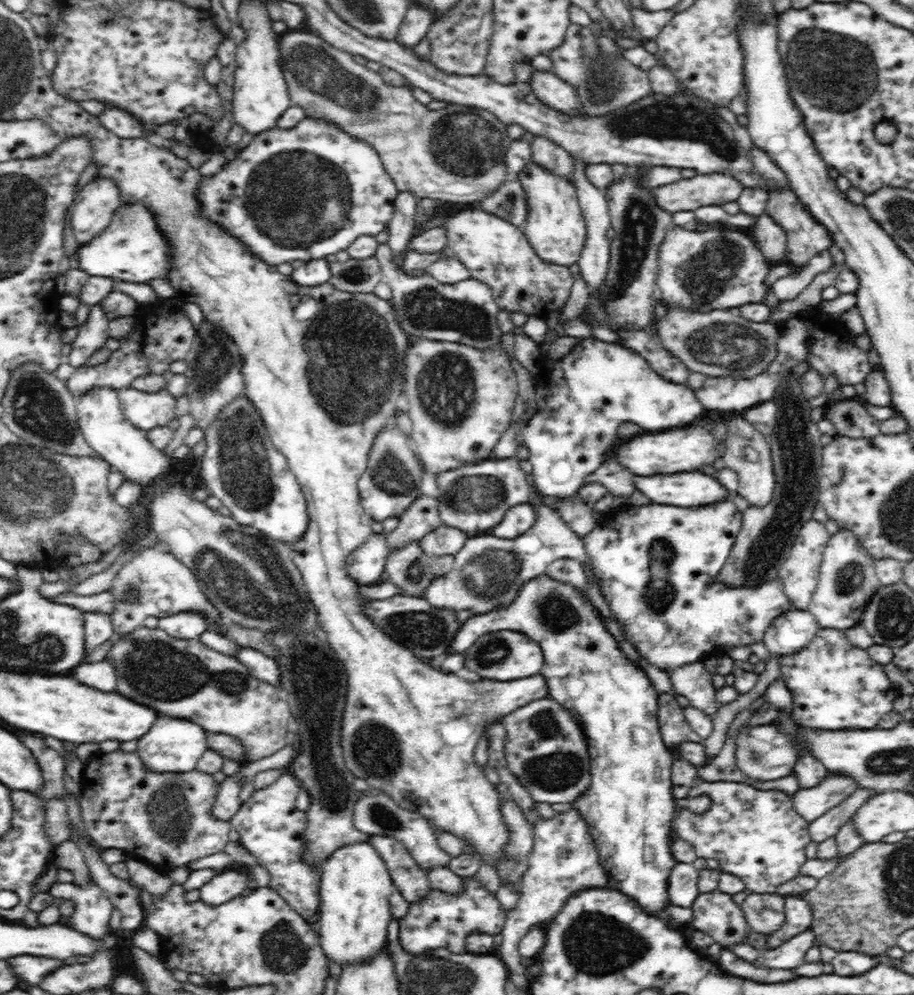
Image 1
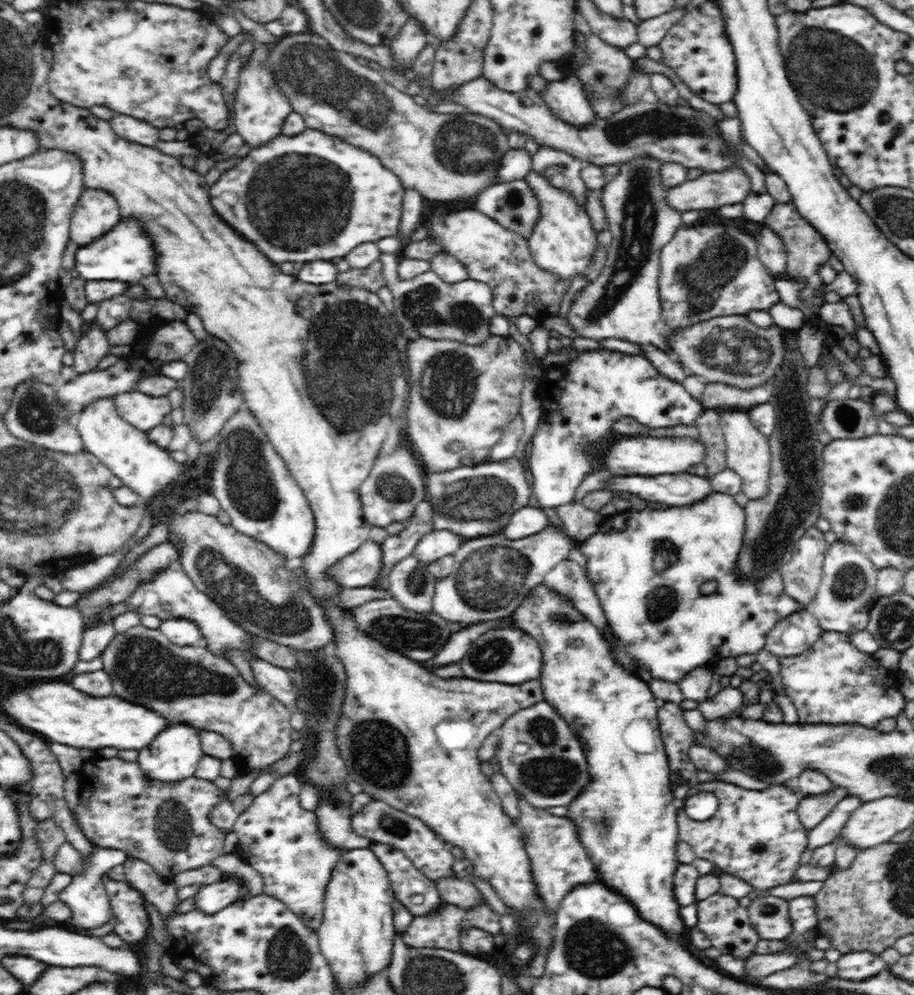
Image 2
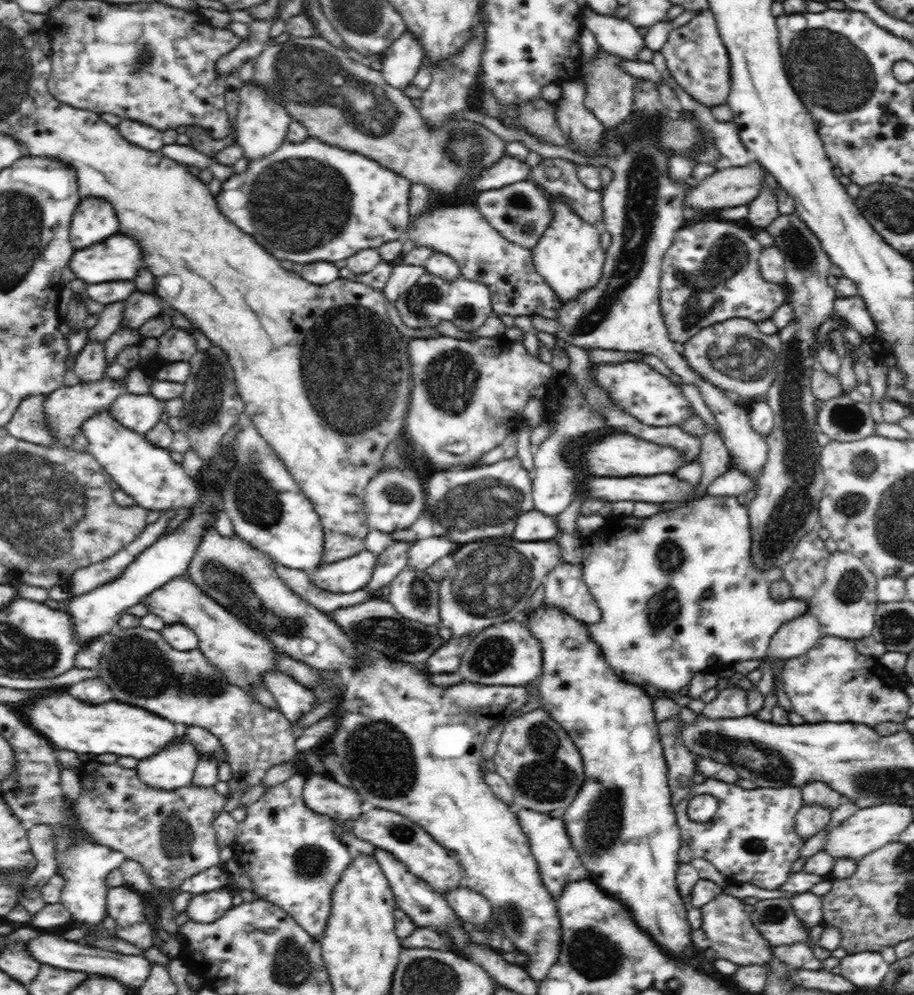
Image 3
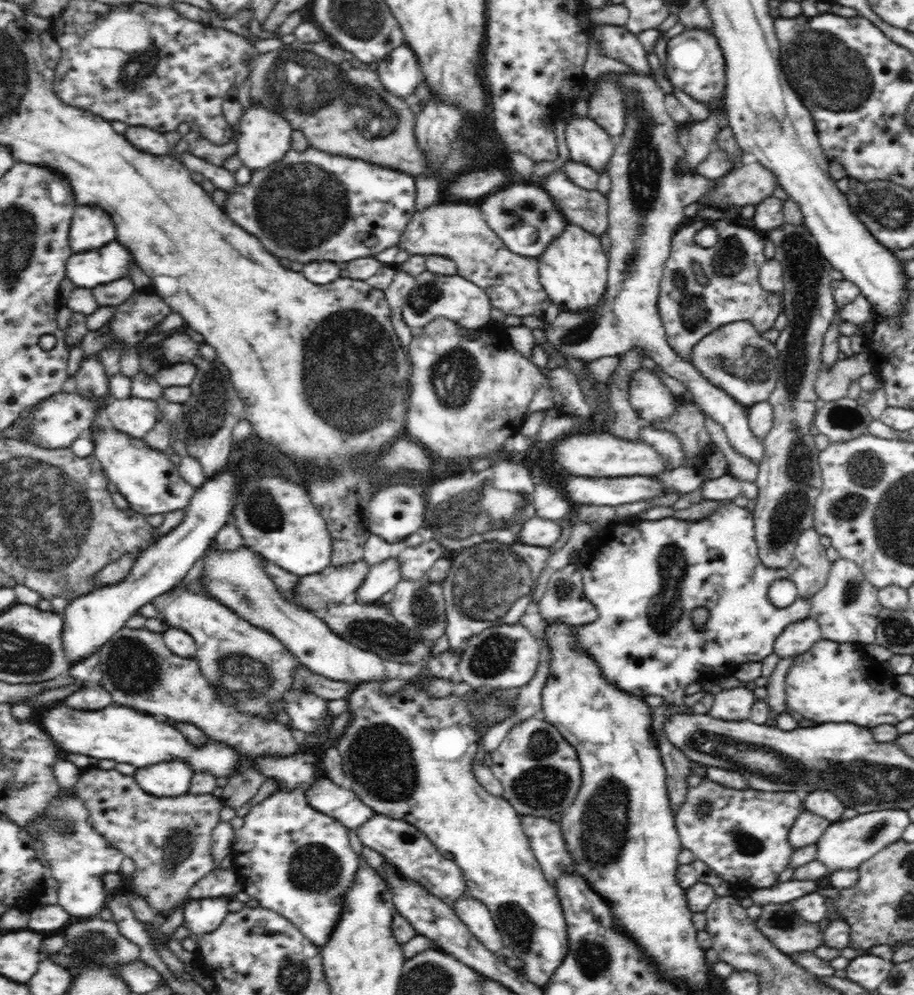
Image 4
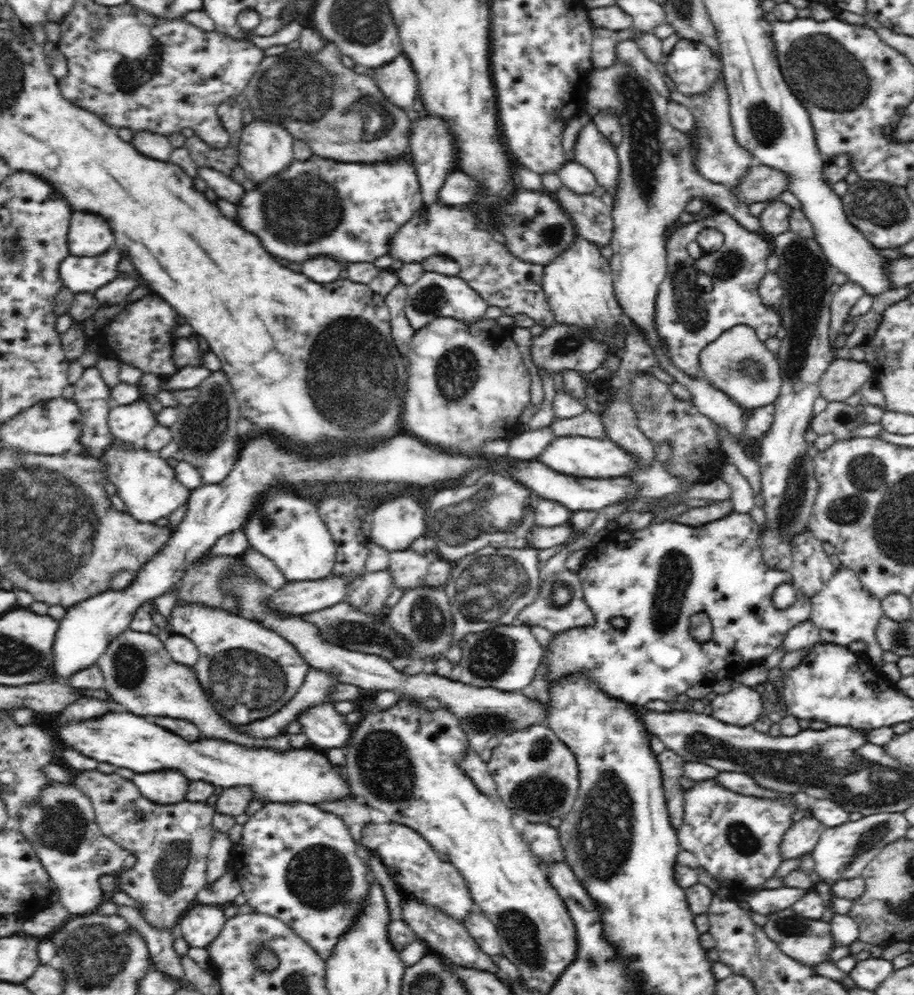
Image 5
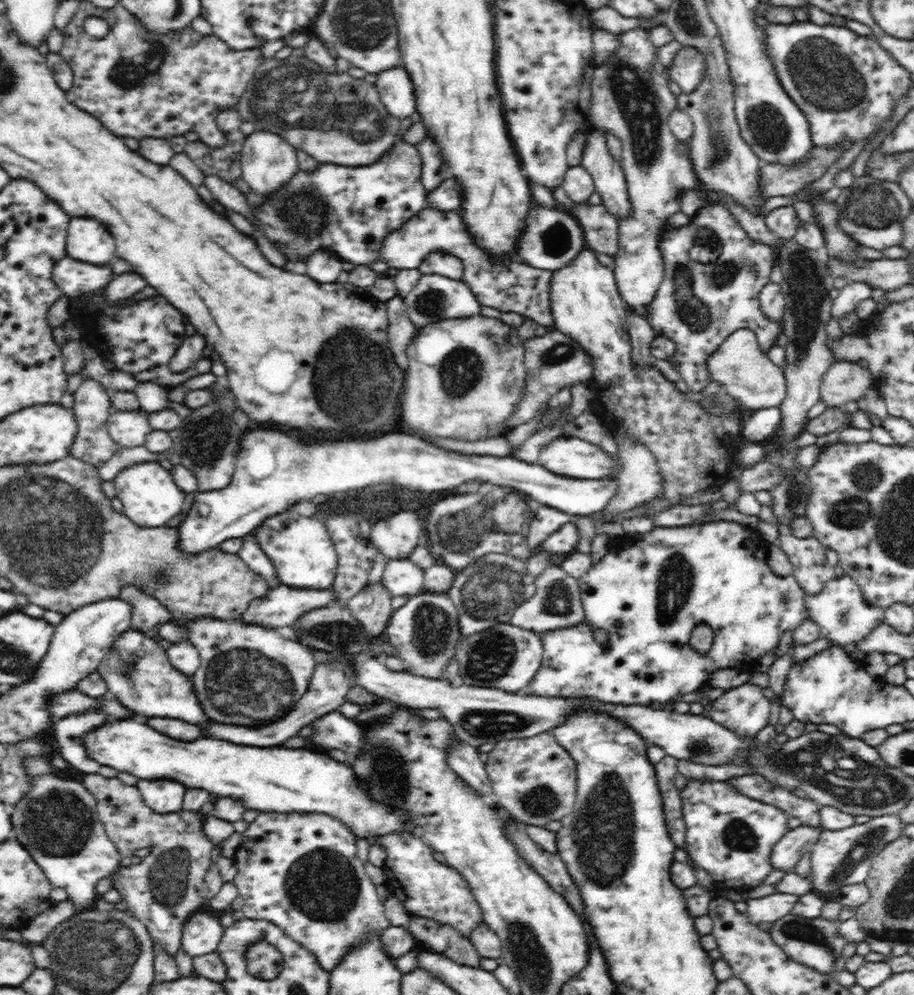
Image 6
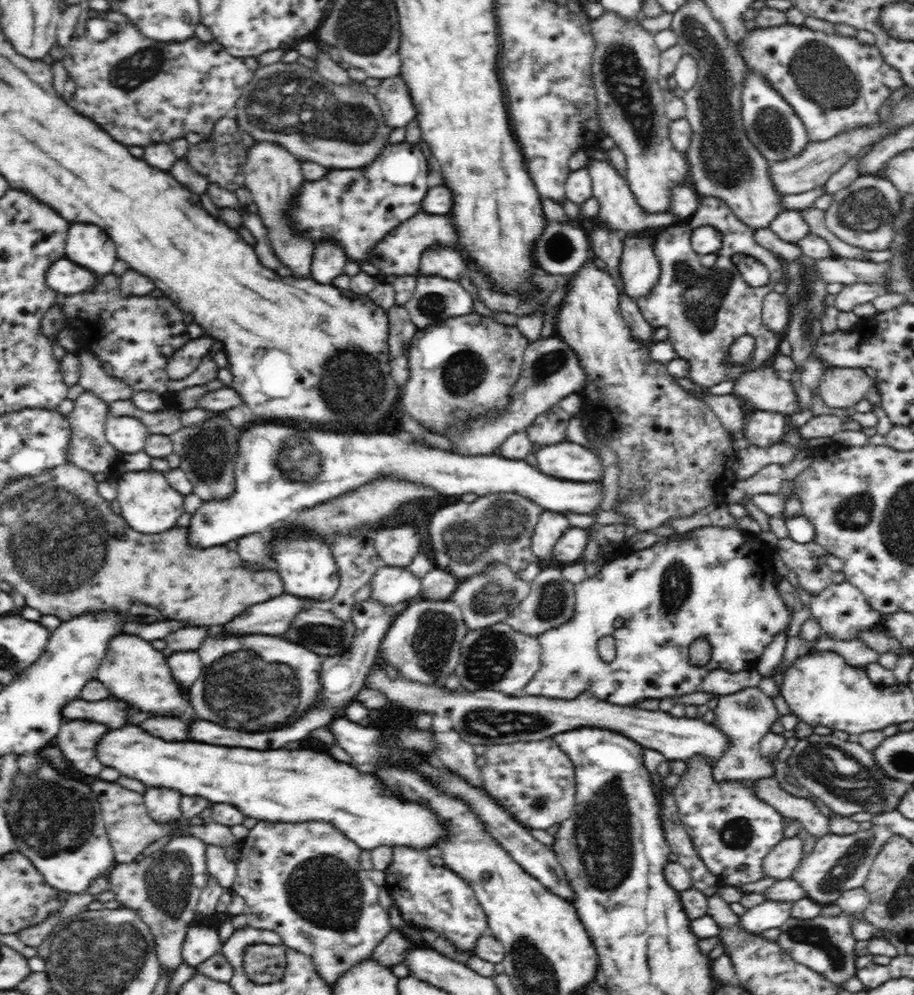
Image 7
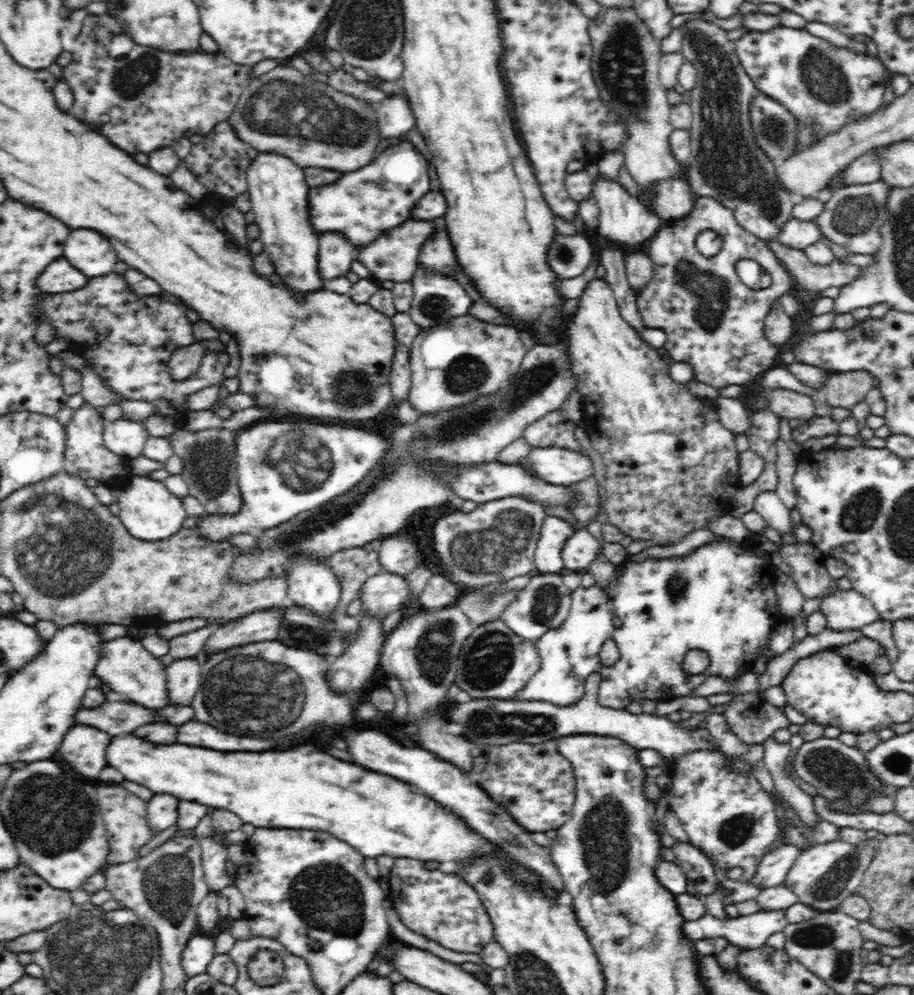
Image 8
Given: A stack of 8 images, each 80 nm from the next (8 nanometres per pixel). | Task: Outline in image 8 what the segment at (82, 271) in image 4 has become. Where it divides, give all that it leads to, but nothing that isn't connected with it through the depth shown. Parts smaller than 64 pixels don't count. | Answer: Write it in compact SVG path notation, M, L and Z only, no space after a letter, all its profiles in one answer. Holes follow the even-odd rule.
M62 256L51 262L38 275L35 285L46 295L53 295L84 288L88 281L85 274Z

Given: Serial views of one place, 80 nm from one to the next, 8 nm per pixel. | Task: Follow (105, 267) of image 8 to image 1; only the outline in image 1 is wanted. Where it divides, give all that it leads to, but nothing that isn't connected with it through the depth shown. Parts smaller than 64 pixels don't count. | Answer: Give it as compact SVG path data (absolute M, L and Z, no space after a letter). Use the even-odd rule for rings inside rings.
M97 175L84 185L71 208L70 226L80 246L98 236L121 205L120 191L113 180Z

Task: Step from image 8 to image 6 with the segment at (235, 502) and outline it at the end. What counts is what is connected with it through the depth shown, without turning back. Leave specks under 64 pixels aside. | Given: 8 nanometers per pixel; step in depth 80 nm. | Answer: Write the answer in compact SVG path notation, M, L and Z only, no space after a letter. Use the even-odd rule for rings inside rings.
M220 379L212 385L210 390L214 394L222 395L221 402L214 402L192 410L188 418L182 419L181 424L169 432L174 452L180 455L180 464L196 477L199 492L222 490L230 484L240 451L240 436L244 434L234 424L233 415L238 407L225 380Z

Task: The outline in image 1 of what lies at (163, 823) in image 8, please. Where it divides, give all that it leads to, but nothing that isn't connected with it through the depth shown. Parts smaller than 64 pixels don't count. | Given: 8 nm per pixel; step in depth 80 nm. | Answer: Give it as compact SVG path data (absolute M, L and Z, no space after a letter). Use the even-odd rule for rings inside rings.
M158 713L152 728L137 742L137 753L152 772L188 772L207 749L207 731L194 721Z

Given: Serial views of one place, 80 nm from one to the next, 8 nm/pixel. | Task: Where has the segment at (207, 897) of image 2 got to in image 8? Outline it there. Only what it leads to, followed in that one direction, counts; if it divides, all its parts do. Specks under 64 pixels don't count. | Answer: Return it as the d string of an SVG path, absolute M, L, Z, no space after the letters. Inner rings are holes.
M196 932L181 954L182 968L187 978L206 973L206 966L216 954L213 936Z

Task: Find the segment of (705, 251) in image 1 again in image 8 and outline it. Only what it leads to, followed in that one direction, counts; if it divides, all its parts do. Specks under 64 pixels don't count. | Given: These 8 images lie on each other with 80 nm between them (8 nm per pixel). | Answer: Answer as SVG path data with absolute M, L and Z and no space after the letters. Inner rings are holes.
M698 197L694 201L694 206L691 208L690 214L687 214L681 219L671 220L666 227L661 228L653 236L650 242L645 245L645 249L647 251L647 255L650 257L651 263L653 264L654 274L649 280L649 283L637 292L638 312L647 328L660 328L660 330L664 330L667 334L667 339L663 347L667 350L667 353L671 356L673 362L686 362L686 364L690 364L694 372L693 379L699 383L707 385L711 393L718 389L732 386L732 384L746 384L753 379L758 379L765 371L773 368L772 364L774 364L774 359L778 356L778 352L782 351L782 348L767 343L764 324L766 316L768 316L768 312L770 312L770 306L772 306L772 304L774 304L774 302L776 302L782 294L792 294L794 281L792 280L792 276L789 274L787 268L781 263L781 260L777 258L774 251L768 248L765 241L760 240L757 236L751 234L751 232L744 230L744 228L738 224L734 213L729 208L726 208L721 201L711 197ZM704 230L713 230L716 234L721 236L723 242L722 248L718 251L718 254L711 257L702 255L702 253L696 249L696 238L698 238L698 234L700 234L700 232L704 232ZM738 260L755 260L758 264L760 264L760 266L762 266L762 268L764 268L764 270L766 270L766 272L770 275L770 286L768 286L767 289L762 290L754 290L746 286L746 284L740 280L740 277L736 272L736 262L738 262Z

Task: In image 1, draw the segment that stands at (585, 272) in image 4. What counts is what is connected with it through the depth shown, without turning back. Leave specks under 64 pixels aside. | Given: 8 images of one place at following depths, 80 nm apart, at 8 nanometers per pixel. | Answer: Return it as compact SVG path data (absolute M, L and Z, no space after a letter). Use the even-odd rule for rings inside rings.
M532 160L526 164L526 168L522 168L517 178L527 192L528 216L524 233L534 252L550 264L553 262L569 267L578 263L586 242L586 223L574 184Z

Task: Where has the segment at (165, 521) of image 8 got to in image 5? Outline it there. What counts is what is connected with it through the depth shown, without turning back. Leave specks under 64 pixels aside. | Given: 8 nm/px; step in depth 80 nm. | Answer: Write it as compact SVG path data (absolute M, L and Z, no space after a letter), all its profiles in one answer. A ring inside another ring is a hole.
M110 444L103 453L104 464L108 465L108 481L116 486L117 495L126 504L128 511L138 523L151 523L167 518L190 498L192 490L176 479L175 468L171 468L155 452L134 444Z

